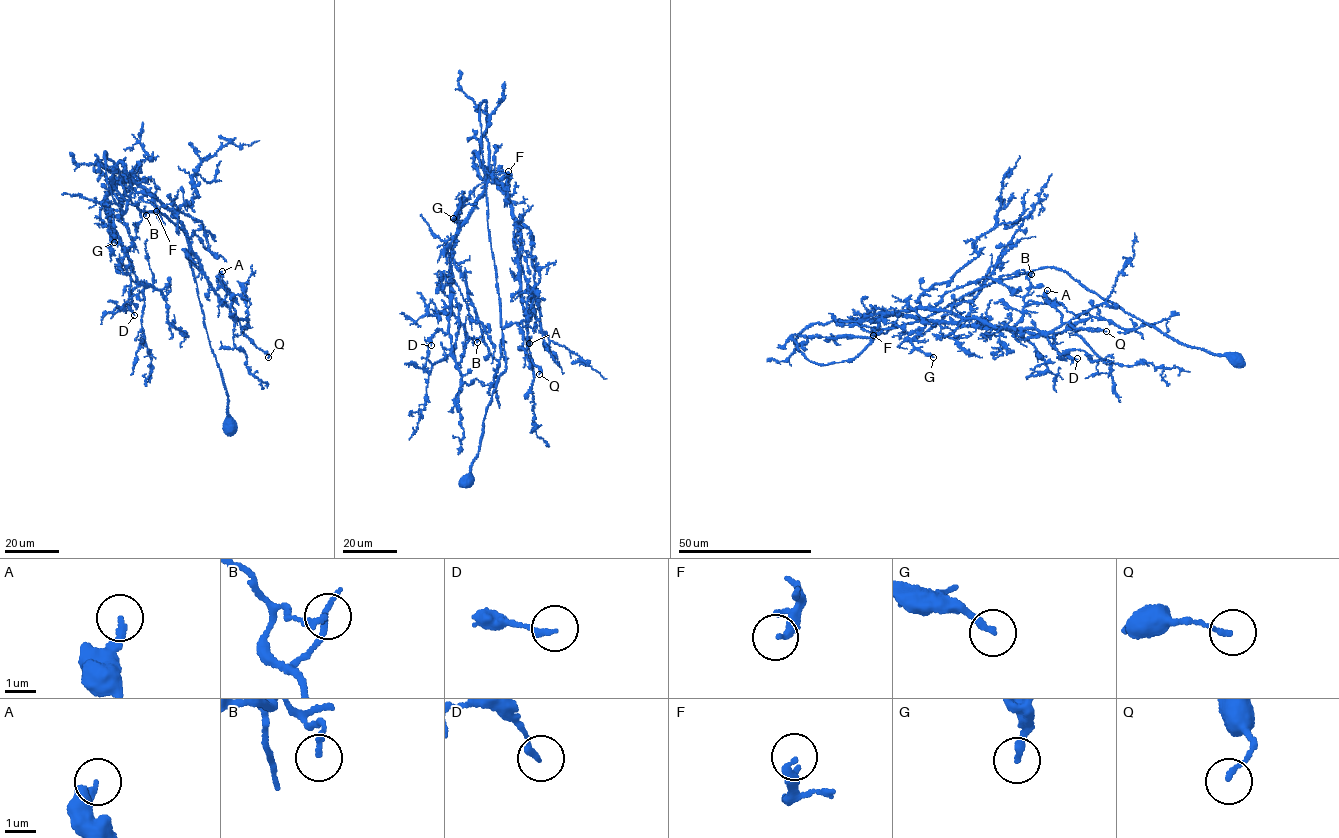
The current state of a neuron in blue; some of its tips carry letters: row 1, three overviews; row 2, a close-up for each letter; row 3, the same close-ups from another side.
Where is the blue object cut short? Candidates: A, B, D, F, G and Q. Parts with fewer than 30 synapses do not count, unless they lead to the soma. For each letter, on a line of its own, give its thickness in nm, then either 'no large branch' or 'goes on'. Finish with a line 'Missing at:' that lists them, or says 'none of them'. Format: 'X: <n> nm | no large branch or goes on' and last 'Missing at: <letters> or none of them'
A: 220 nm | no large branch
B: 160 nm | no large branch
D: 170 nm | no large branch
F: 180 nm | no large branch
G: 220 nm | no large branch
Q: 130 nm | no large branch
Missing at: none of them

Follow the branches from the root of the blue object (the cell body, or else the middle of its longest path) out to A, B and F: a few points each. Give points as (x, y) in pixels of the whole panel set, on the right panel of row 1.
A: (1237, 360), (1179, 343), (1052, 267), (917, 321), (860, 326), (929, 308), (1052, 331), (1062, 315), (1047, 290)
B: (1237, 360), (1179, 343), (1052, 267), (990, 283), (917, 321), (860, 326), (897, 314), (1012, 328), (1031, 274)
F: (1237, 360), (1179, 343), (1052, 267), (990, 283), (897, 327), (867, 332), (863, 318), (882, 314), (873, 335)

